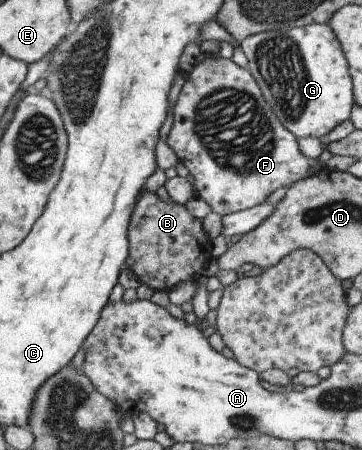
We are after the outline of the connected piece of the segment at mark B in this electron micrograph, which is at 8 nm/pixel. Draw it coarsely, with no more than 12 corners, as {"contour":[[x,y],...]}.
{"contour":[[142,192],[128,270],[169,291],[202,275],[211,241],[184,205]]}

